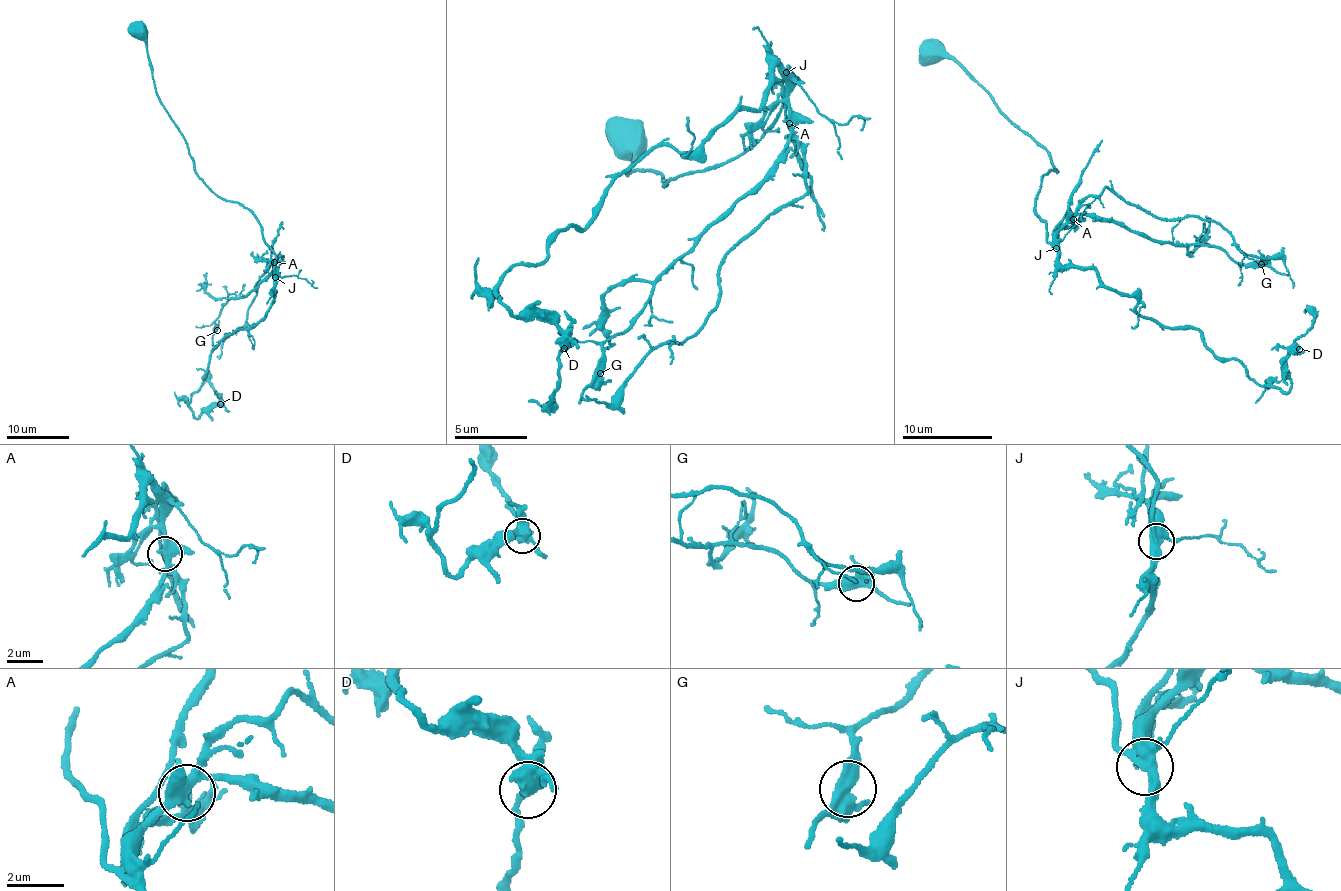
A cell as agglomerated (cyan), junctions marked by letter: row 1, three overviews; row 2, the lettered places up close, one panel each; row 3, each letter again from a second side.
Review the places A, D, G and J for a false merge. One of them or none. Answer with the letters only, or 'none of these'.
none of these

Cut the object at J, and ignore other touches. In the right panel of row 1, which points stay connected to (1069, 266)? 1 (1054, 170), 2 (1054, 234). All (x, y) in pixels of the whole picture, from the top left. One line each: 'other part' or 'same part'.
1: other part
2: same part

